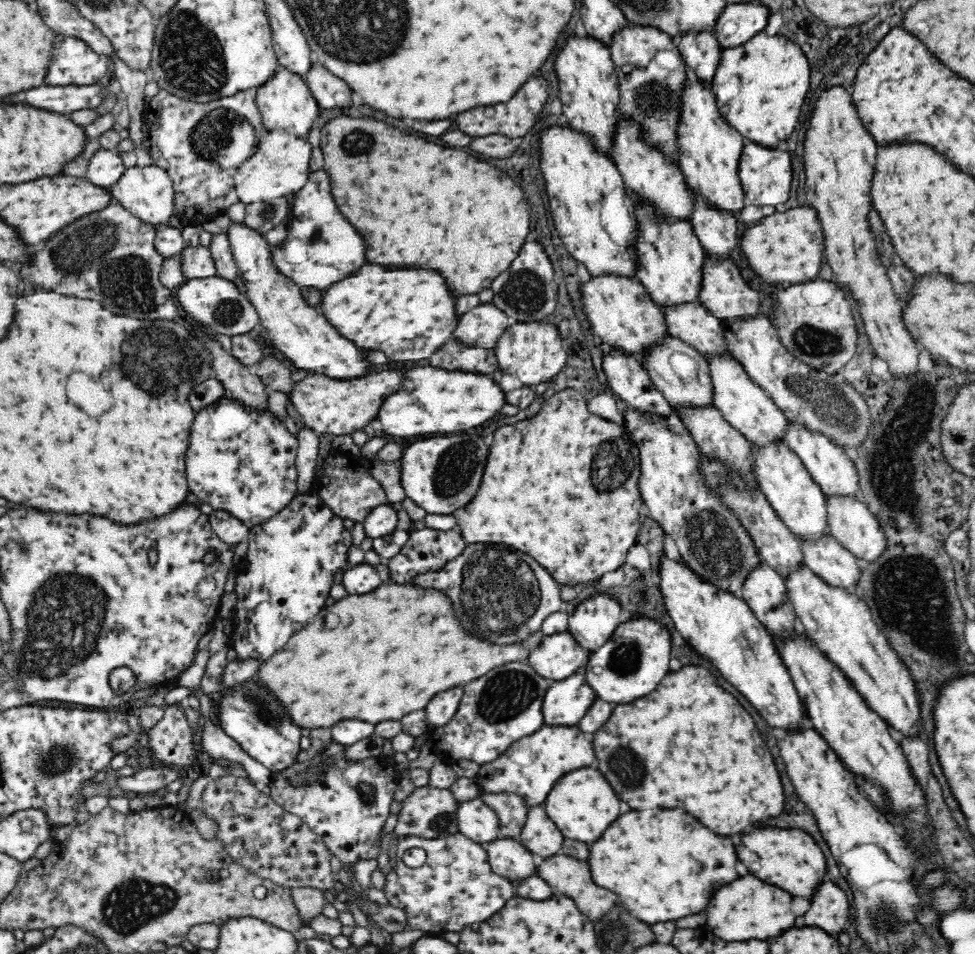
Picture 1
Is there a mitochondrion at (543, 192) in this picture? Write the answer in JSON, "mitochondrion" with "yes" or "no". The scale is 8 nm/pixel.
{"mitochondrion":"no"}

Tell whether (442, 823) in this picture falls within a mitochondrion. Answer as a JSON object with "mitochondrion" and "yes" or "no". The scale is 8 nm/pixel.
{"mitochondrion":"yes"}

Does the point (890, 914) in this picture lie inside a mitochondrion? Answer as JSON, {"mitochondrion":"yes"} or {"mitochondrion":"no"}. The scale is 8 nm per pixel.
{"mitochondrion":"yes"}

